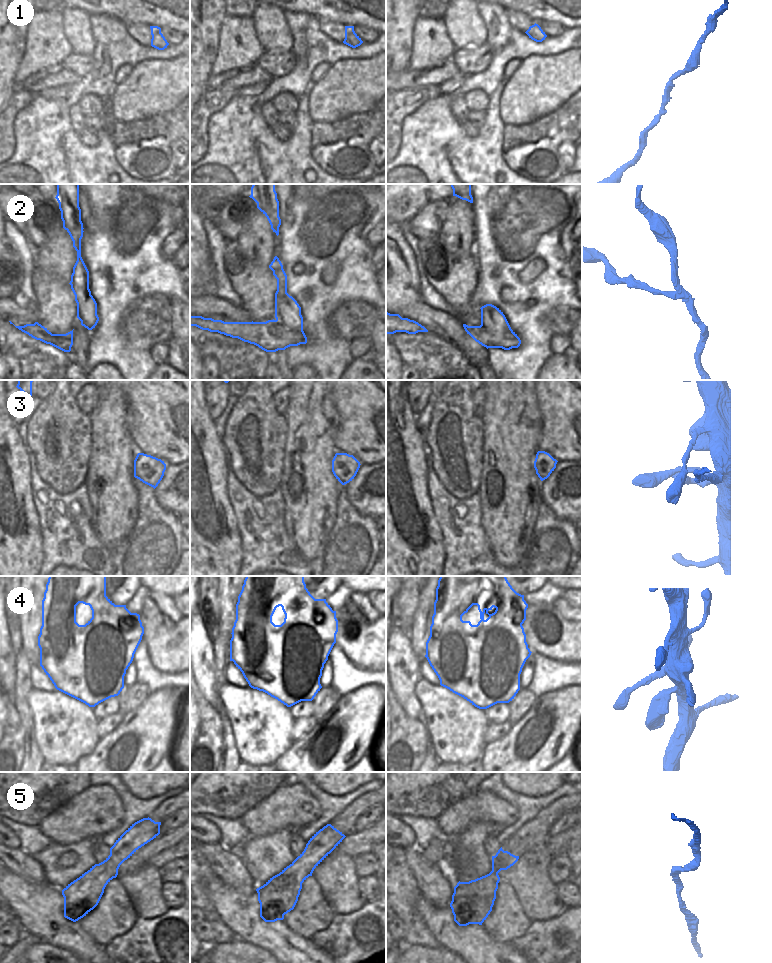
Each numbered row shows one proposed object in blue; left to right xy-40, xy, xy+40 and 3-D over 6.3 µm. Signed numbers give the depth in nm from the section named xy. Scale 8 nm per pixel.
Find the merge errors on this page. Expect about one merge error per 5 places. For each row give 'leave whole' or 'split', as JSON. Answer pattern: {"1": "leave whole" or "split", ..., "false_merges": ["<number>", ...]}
{"1": "leave whole", "2": "split", "3": "split", "4": "leave whole", "5": "leave whole", "false_merges": ["2", "3"]}

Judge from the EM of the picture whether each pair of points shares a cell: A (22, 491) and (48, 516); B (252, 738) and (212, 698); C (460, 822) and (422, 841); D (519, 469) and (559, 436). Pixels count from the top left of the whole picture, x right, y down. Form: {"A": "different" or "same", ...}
{"A": "different", "B": "different", "C": "different", "D": "different"}

